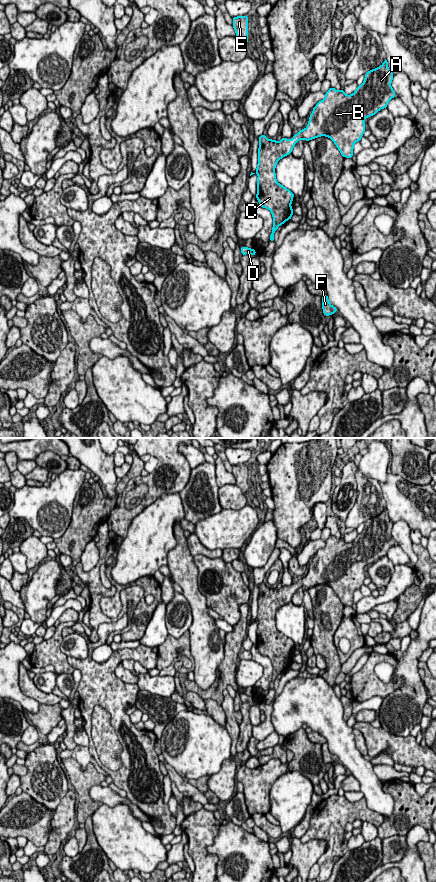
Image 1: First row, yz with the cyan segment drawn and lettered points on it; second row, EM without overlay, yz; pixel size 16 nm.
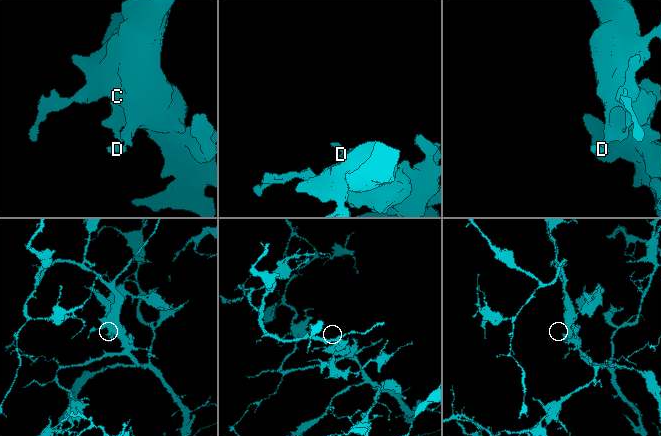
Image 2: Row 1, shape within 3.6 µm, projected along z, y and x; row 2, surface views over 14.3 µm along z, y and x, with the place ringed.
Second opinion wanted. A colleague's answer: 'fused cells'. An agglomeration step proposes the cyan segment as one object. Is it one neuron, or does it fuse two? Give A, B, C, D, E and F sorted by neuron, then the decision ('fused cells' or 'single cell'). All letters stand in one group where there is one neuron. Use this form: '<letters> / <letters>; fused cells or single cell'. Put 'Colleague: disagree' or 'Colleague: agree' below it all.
A B C D E F; single cell
Colleague: disagree

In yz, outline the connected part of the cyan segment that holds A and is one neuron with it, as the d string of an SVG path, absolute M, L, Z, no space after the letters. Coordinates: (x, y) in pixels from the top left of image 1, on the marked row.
M385 59L383 64L376 69L370 70L365 74L365 79L360 86L357 86L355 92L347 95L344 90L337 91L330 88L325 98L317 103L309 117L308 125L305 129L293 136L293 139L282 138L279 142L267 139L264 134L259 136L258 165L256 172L257 195L261 207L271 211L273 216L273 228L269 240L274 241L274 233L277 228L291 219L293 208L291 203L294 194L279 184L276 180L275 167L277 162L292 153L294 145L299 140L312 140L320 136L326 136L333 140L341 155L345 158L352 158L354 143L360 141L365 132L364 119L375 115L379 110L386 108L388 102L395 97L396 93L391 87L393 73L388 68L388 62Z

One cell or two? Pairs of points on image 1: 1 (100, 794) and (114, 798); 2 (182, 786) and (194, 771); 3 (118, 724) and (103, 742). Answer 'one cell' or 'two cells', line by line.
1: one cell
2: two cells
3: two cells

